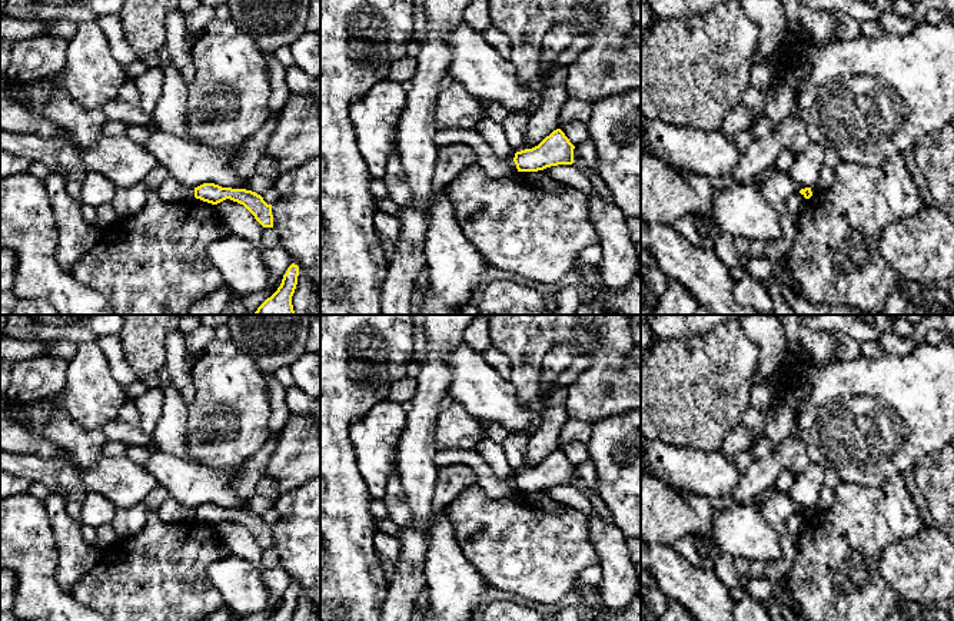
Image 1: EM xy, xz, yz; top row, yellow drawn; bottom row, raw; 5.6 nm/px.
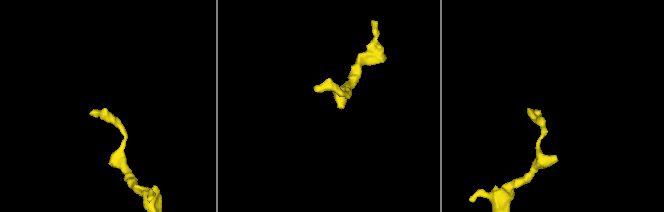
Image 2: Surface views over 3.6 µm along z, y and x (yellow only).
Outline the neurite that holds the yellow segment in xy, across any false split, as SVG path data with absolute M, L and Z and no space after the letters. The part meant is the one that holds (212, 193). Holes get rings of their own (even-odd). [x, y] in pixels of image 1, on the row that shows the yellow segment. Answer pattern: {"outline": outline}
{"outline": "M203 183L195 187L195 197L212 205L230 199L243 205L263 228L273 228L272 205L267 205L260 195L252 190Z"}

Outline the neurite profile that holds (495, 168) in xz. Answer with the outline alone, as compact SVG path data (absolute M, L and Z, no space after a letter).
M445 129L436 130L435 145L445 147L453 143L468 145L475 150L476 163L485 170L491 179L513 176L518 173L513 160L501 160L492 147L483 140L482 135L475 130Z

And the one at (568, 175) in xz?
M558 165L546 169L548 175L554 180L565 185L566 187L576 189L585 195L595 193L591 180L574 165Z

